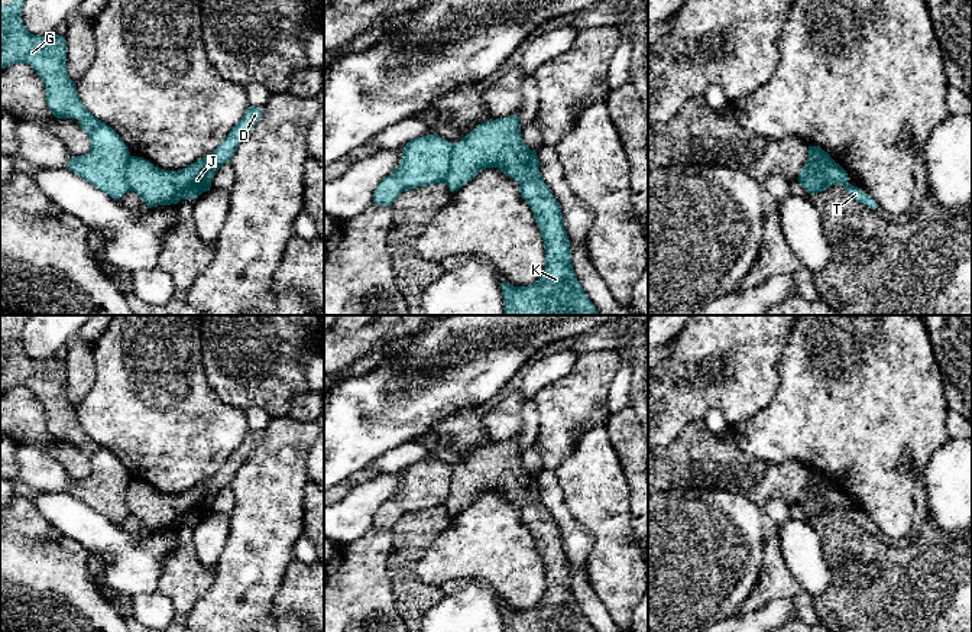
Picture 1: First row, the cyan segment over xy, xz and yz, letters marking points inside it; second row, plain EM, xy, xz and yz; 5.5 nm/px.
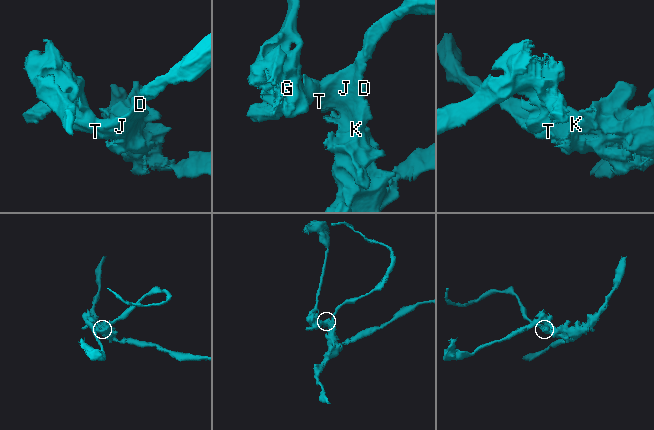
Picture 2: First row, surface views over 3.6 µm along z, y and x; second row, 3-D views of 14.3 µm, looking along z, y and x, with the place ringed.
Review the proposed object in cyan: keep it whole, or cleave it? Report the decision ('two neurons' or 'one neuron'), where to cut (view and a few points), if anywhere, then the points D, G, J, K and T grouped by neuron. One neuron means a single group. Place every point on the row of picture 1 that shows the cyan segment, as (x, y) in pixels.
two neurons; cut in yz along (823, 162), (816, 175), (825, 177), (832, 184); D J K T / G

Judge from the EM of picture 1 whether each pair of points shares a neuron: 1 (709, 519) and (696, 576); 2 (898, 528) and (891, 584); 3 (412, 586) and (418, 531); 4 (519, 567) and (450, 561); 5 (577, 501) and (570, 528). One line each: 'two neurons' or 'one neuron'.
1: one neuron
2: two neurons
3: one neuron
4: one neuron
5: two neurons

